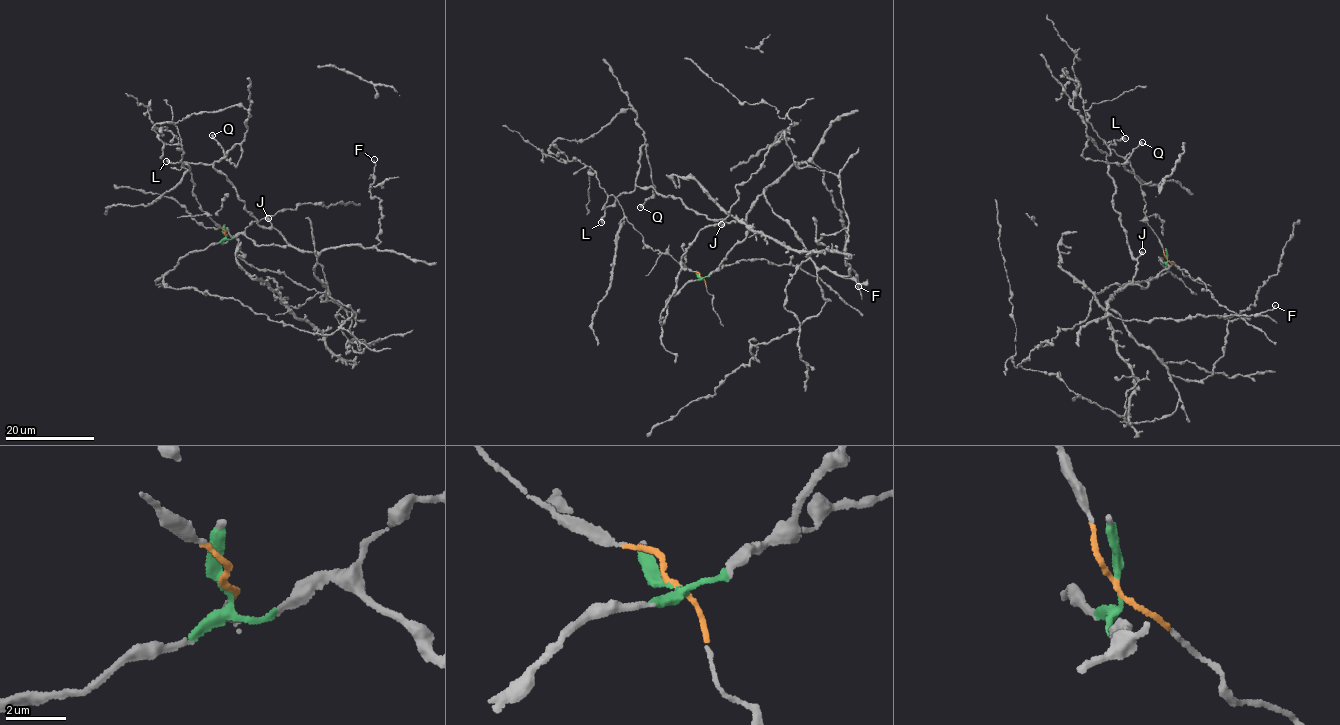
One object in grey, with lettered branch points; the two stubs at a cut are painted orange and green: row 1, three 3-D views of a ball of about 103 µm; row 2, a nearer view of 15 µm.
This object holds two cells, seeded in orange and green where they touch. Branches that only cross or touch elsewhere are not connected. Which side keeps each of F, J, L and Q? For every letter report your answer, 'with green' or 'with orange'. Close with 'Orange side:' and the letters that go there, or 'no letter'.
F: with green
J: with green
L: with green
Q: with green
Orange side: no letter

